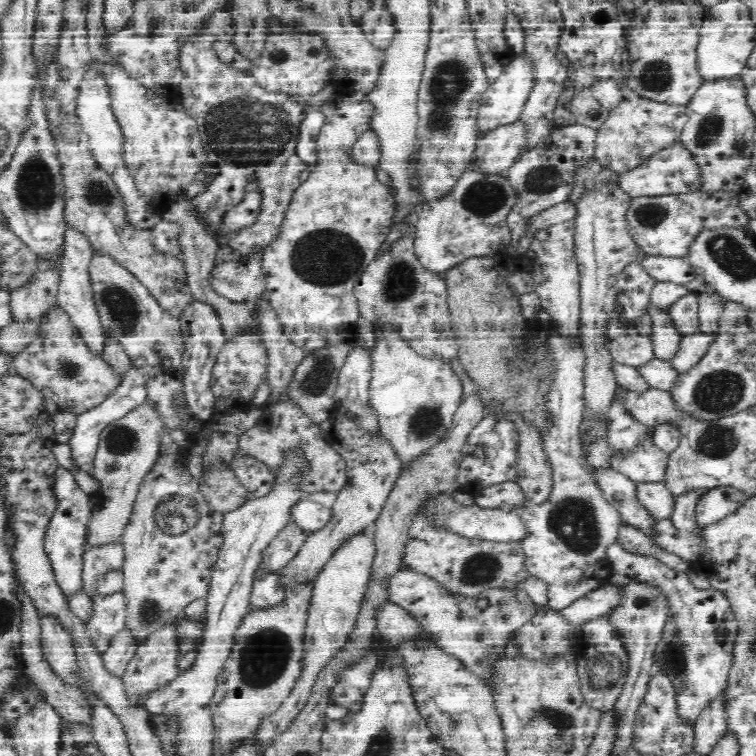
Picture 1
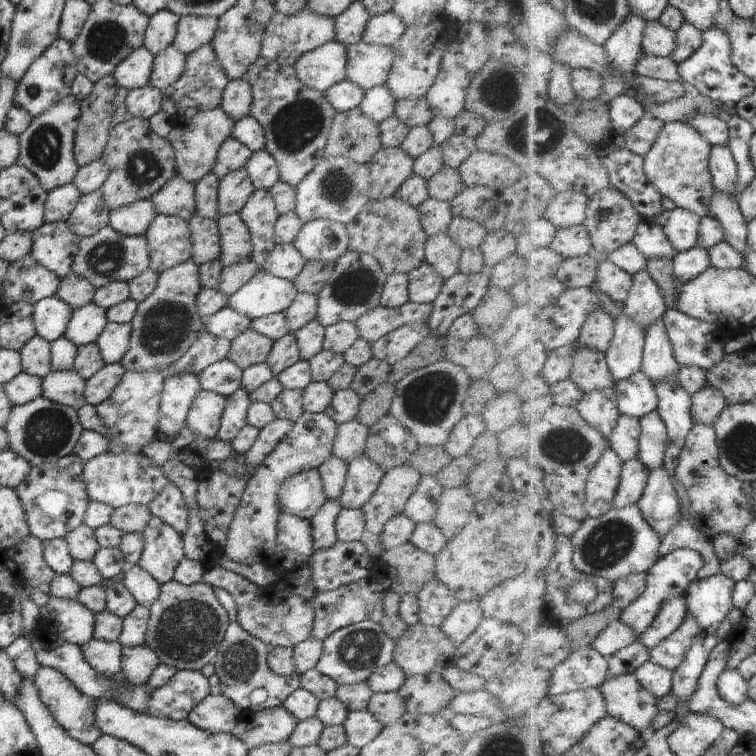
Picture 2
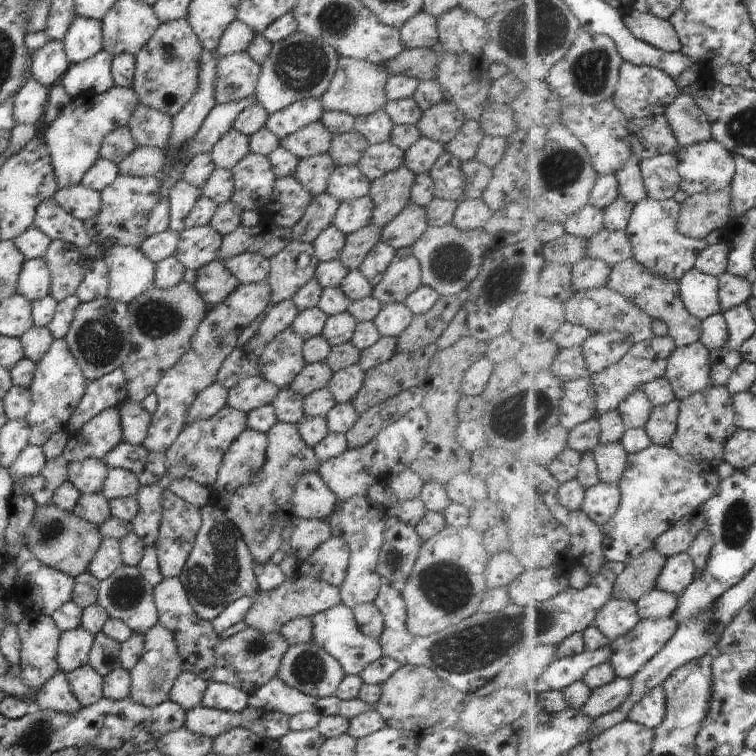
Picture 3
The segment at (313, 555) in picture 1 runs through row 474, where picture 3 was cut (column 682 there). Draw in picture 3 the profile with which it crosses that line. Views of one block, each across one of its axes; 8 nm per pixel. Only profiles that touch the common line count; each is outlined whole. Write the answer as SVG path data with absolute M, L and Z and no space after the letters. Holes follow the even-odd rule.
M700 340L695 345L678 346L670 359L665 376L683 401L691 394L706 390L713 384L712 352Z

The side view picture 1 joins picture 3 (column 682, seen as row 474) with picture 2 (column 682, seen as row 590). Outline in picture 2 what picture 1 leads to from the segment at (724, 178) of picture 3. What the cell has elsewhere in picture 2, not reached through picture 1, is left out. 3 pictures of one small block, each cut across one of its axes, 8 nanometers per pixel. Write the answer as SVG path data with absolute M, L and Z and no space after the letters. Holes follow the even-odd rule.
M670 122L664 126L656 145L645 157L645 172L664 197L670 198L678 207L702 218L708 217L717 192L711 168L712 152L714 147L694 124Z

